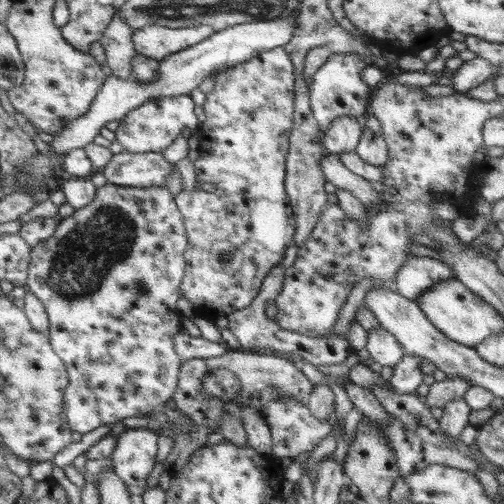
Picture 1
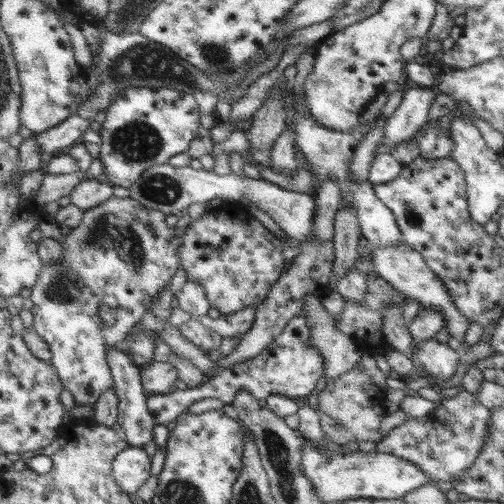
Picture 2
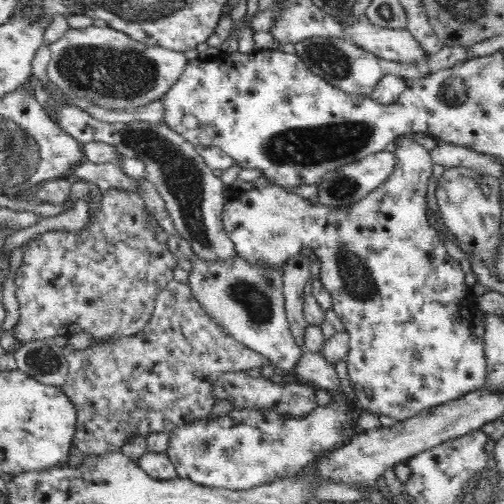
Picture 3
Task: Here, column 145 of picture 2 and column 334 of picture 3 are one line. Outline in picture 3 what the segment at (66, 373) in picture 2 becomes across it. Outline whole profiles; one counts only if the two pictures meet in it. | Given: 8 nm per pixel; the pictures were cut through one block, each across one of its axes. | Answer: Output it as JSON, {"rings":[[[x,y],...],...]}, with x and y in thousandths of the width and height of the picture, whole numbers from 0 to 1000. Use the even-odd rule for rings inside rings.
{"rings":[[[813,270],[790,274],[786,286],[790,286],[790,298],[786,298],[790,329],[778,341],[778,349],[758,369],[750,369],[738,385],[730,385],[726,393],[718,393],[718,397],[710,397],[710,401],[702,401],[694,409],[647,409],[647,405],[619,409],[611,397],[595,393],[591,385],[567,381],[556,369],[516,369],[516,373],[504,373],[496,381],[460,385],[456,397],[444,409],[440,433],[444,433],[448,460],[464,480],[468,504],[476,512],[484,512],[492,524],[516,524],[516,528],[556,524],[556,528],[563,528],[563,524],[571,524],[575,512],[595,504],[599,492],[615,492],[619,504],[631,508],[635,560],[643,563],[643,571],[655,579],[655,591],[659,591],[659,611],[655,615],[663,615],[663,623],[679,635],[679,643],[687,647],[687,663],[694,671],[694,694],[690,694],[687,718],[690,718],[690,738],[694,738],[690,750],[694,750],[698,774],[706,782],[706,794],[734,821],[774,825],[782,837],[798,837],[806,829],[821,829],[821,825],[837,821],[841,813],[857,813],[861,806],[877,806],[877,802],[909,794],[909,790],[917,790],[917,786],[925,786],[925,782],[933,782],[940,774],[964,770],[964,762],[960,762],[964,758],[964,698],[960,698],[964,679],[960,679],[960,671],[948,671],[937,659],[940,631],[948,627],[948,591],[937,587],[937,571],[929,571],[929,563],[921,563],[925,540],[917,536],[917,520],[893,512],[893,504],[889,504],[889,496],[881,488],[885,468],[873,464],[861,448],[849,444],[845,389],[849,389],[849,361],[861,349],[857,306],[841,290],[821,282]]]}

